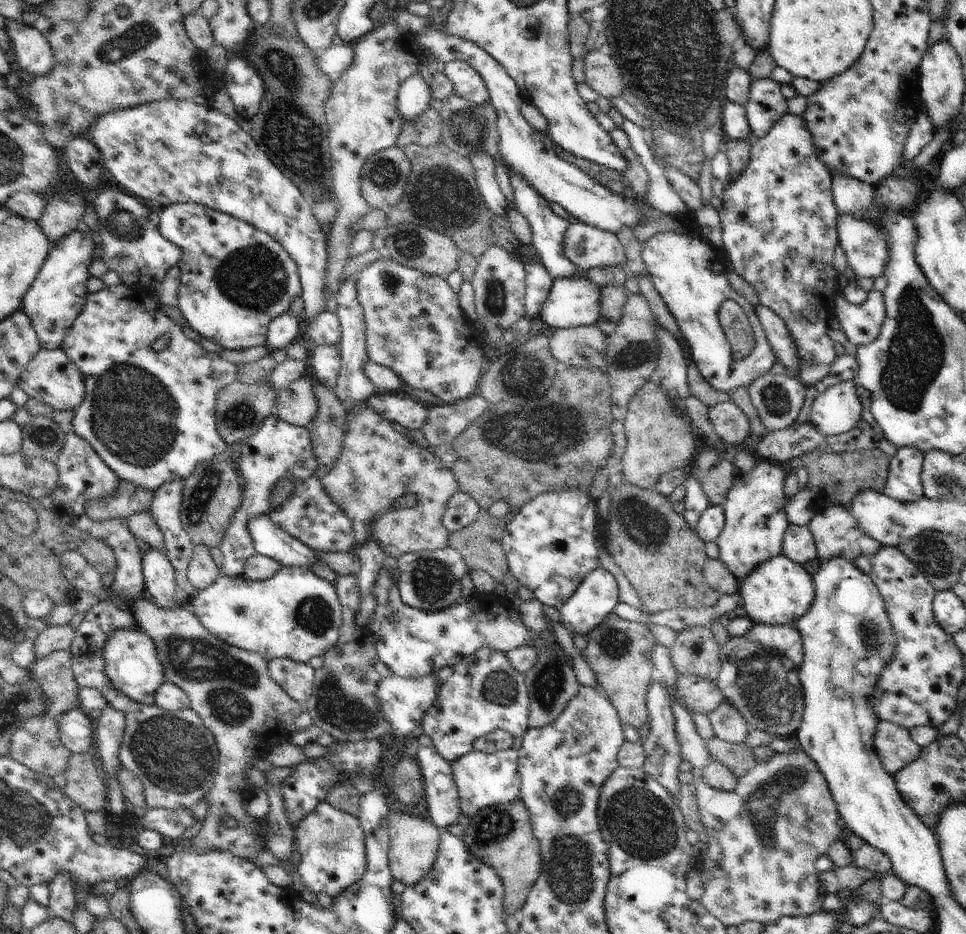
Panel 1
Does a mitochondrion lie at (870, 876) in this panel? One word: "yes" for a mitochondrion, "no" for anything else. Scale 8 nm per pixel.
no

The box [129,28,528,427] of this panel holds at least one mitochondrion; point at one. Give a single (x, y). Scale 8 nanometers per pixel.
(291, 134)

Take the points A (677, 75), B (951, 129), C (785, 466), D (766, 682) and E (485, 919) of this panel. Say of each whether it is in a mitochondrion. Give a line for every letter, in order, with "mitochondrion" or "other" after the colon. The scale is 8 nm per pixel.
A: mitochondrion
B: other
C: other
D: mitochondrion
E: other

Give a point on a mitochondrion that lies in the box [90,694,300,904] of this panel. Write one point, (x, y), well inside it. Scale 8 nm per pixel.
(174, 754)

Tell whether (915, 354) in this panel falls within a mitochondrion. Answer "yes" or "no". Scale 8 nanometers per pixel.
yes

